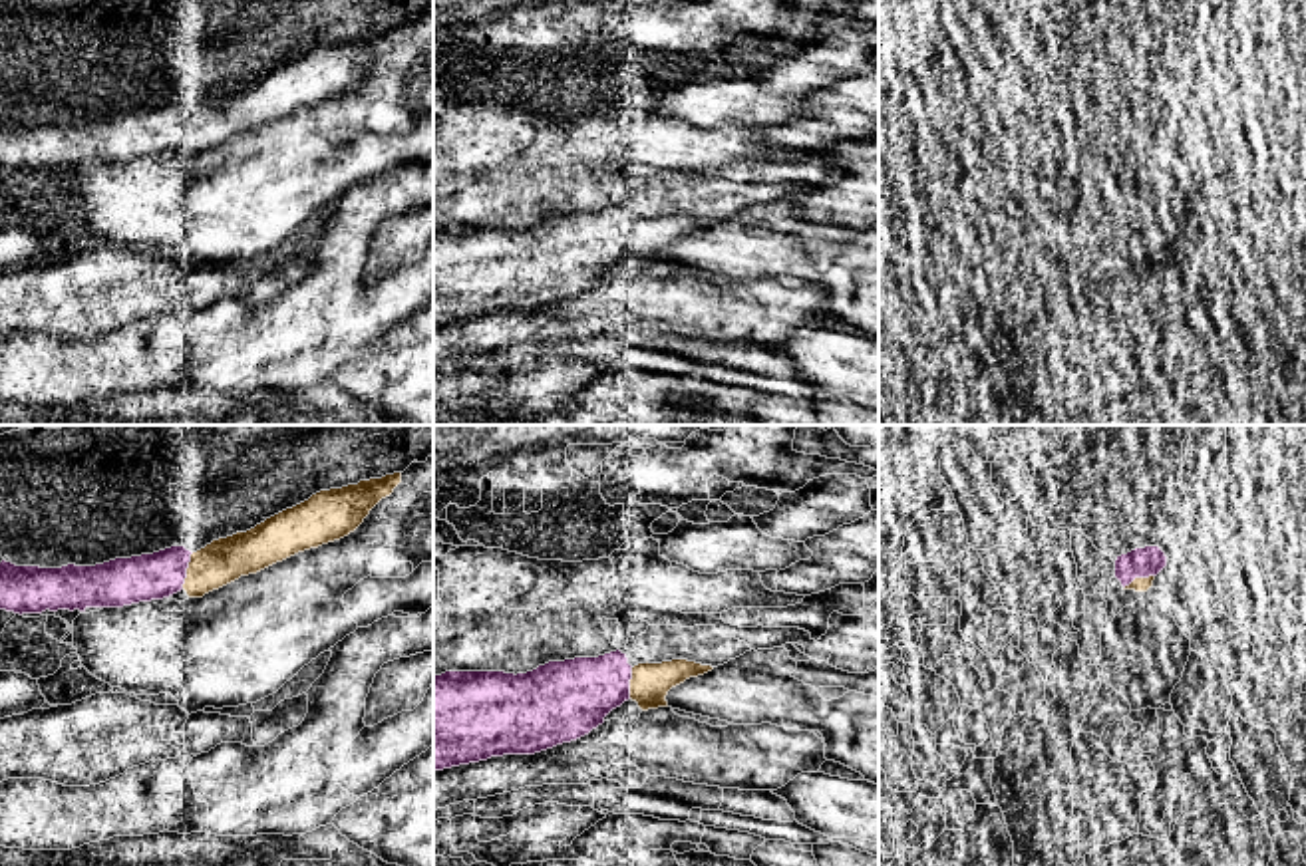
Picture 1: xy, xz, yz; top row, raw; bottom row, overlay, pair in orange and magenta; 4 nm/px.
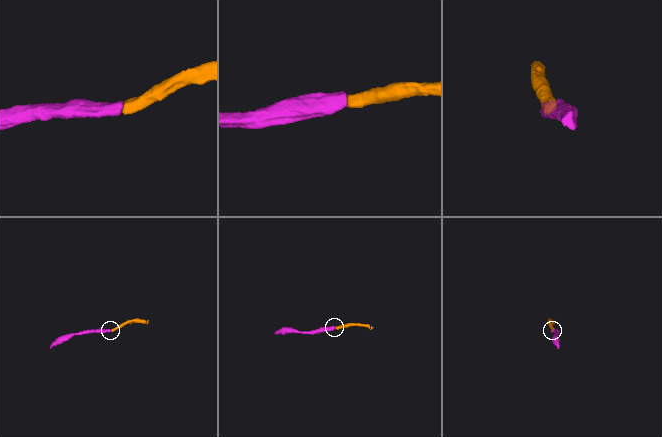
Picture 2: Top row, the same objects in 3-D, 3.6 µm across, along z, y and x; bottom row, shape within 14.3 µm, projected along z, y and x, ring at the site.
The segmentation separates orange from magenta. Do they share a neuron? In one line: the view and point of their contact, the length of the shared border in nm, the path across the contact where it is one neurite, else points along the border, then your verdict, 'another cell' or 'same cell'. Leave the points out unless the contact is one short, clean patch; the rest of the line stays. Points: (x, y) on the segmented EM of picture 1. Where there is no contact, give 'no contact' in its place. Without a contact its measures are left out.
contact xy (187, 571); length 160 nm; same cell

